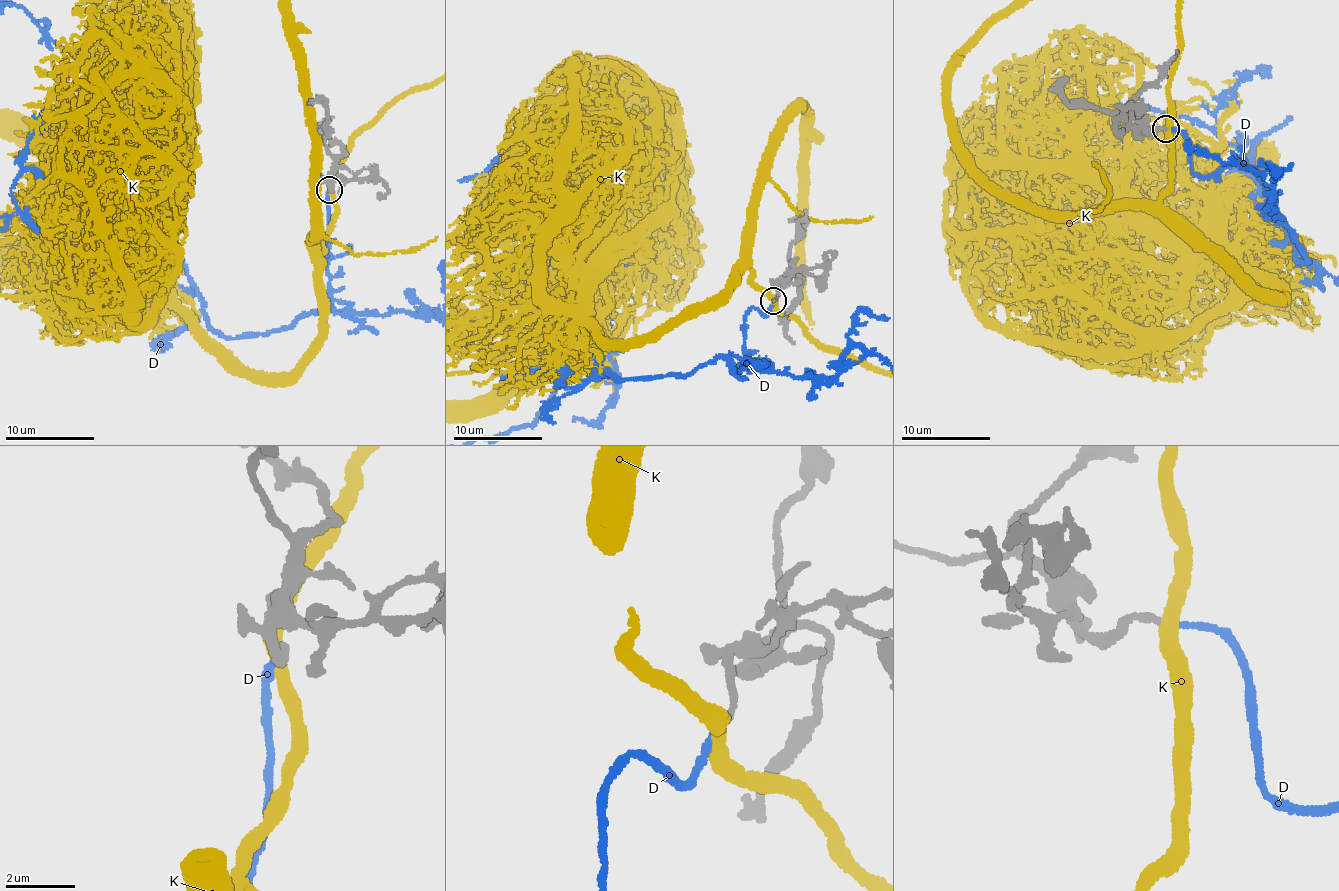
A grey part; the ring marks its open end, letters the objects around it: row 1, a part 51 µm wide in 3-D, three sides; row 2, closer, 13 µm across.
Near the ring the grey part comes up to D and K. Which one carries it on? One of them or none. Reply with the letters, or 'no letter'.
D

